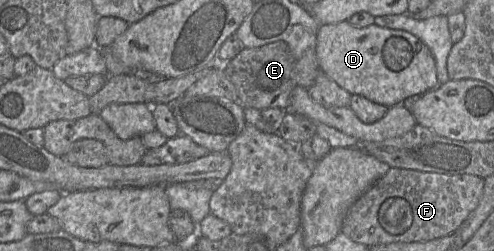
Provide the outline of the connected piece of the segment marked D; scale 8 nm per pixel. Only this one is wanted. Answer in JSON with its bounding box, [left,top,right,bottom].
[316,21,438,108]

